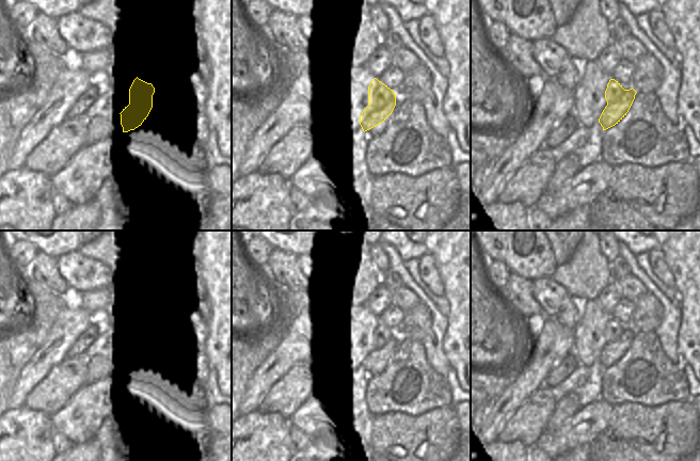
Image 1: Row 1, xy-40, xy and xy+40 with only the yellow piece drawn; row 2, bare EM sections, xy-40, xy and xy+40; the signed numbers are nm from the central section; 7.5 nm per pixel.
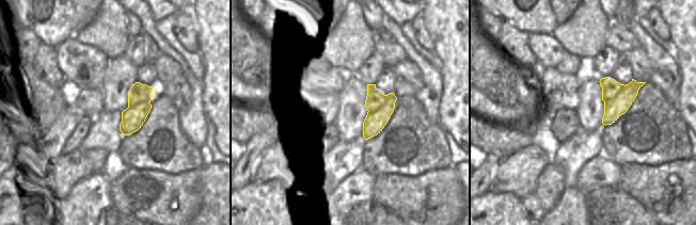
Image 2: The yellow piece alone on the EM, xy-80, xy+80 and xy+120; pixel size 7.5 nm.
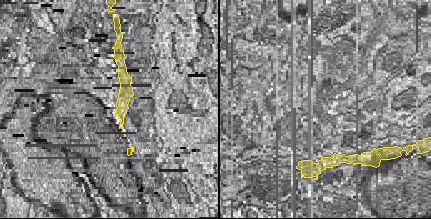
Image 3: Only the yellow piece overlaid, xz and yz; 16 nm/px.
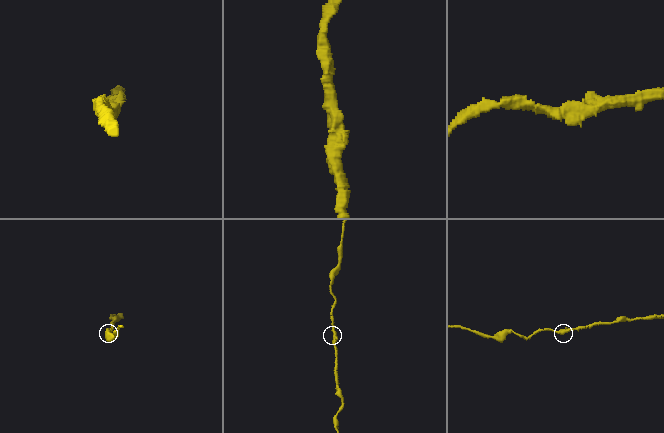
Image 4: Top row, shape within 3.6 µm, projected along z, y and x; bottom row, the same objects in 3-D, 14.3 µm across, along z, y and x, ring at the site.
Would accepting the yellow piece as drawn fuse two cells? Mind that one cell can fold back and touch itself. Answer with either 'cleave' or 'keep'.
keep

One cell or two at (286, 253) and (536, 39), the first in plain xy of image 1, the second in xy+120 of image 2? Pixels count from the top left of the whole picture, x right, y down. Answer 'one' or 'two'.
two

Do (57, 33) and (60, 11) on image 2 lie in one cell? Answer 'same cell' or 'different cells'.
same cell

